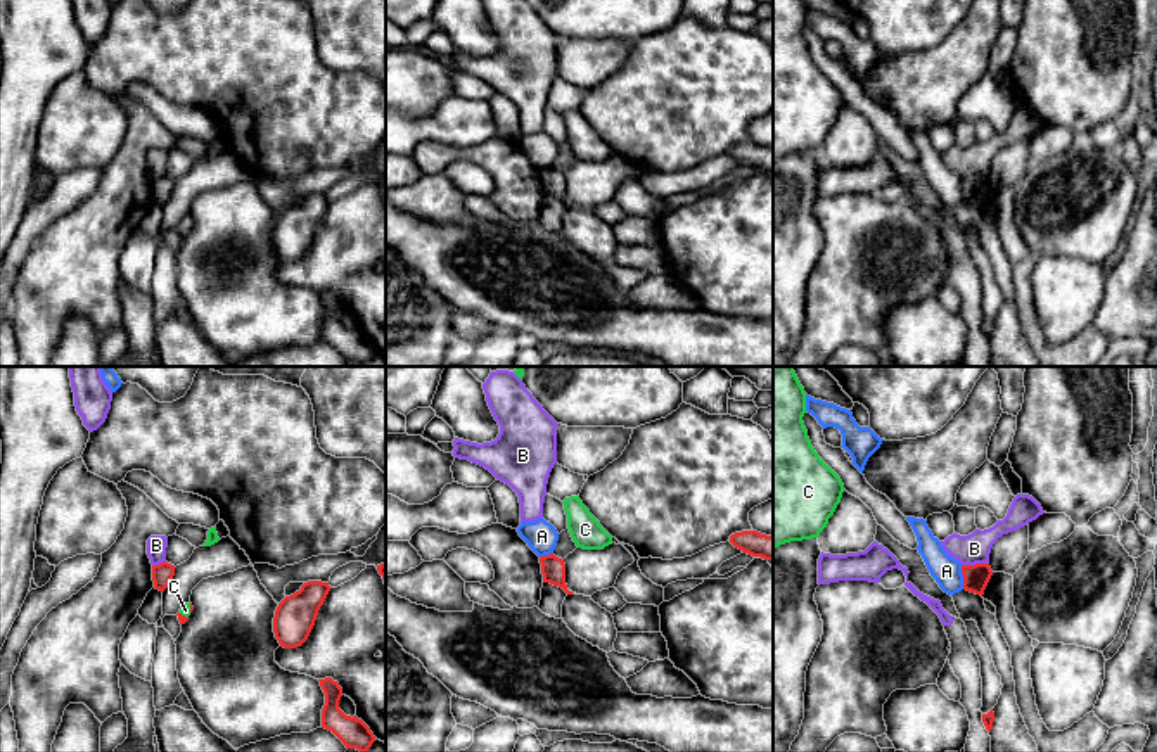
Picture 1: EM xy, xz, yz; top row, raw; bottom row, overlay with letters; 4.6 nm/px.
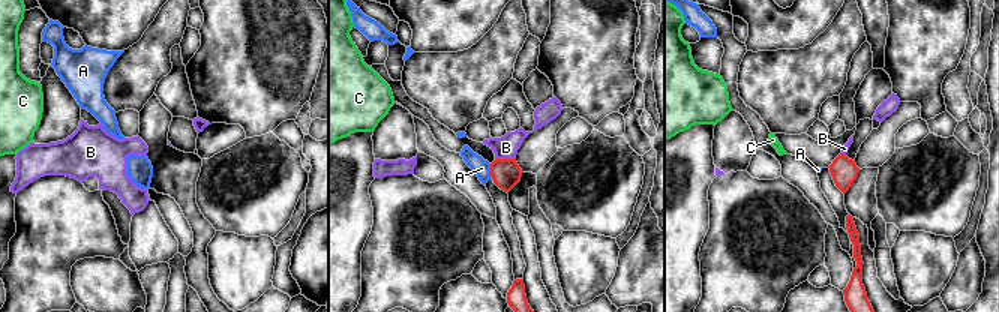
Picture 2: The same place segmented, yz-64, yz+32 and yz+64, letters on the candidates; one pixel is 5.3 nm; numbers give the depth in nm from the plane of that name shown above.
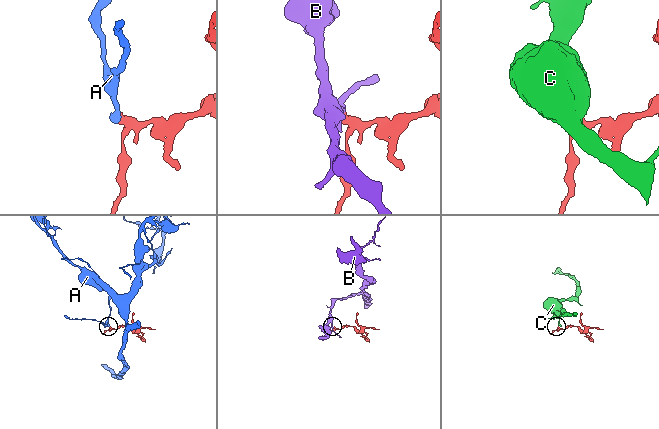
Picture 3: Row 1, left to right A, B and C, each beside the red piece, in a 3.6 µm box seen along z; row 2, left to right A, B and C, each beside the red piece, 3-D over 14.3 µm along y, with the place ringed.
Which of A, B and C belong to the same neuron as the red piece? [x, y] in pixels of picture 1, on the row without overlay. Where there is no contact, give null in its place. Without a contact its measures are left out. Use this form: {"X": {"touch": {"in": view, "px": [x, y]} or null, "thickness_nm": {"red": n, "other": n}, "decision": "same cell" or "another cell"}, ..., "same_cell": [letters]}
{"A": {"touch": {"in": "yz", "px": [964, 191]}, "thickness_nm": {"red": 120, "other": 140}, "decision": "another cell"}, "B": {"touch": {"in": "yz", "px": [974, 178]}, "thickness_nm": {"red": 120, "other": 140}, "decision": "another cell"}, "C": {"touch": {"in": "xy", "px": [184, 229]}, "thickness_nm": {"red": 40, "other": 50}, "decision": "same cell"}, "same_cell": ["C"]}

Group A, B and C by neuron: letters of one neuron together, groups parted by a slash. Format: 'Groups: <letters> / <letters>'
Groups: A / B / C

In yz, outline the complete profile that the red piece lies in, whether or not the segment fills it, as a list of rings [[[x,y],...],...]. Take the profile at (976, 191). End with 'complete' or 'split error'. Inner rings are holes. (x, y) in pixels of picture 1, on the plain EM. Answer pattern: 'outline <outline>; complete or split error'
outline [[[989,176],[962,178],[963,202],[984,207],[984,202],[993,188]]]; complete

